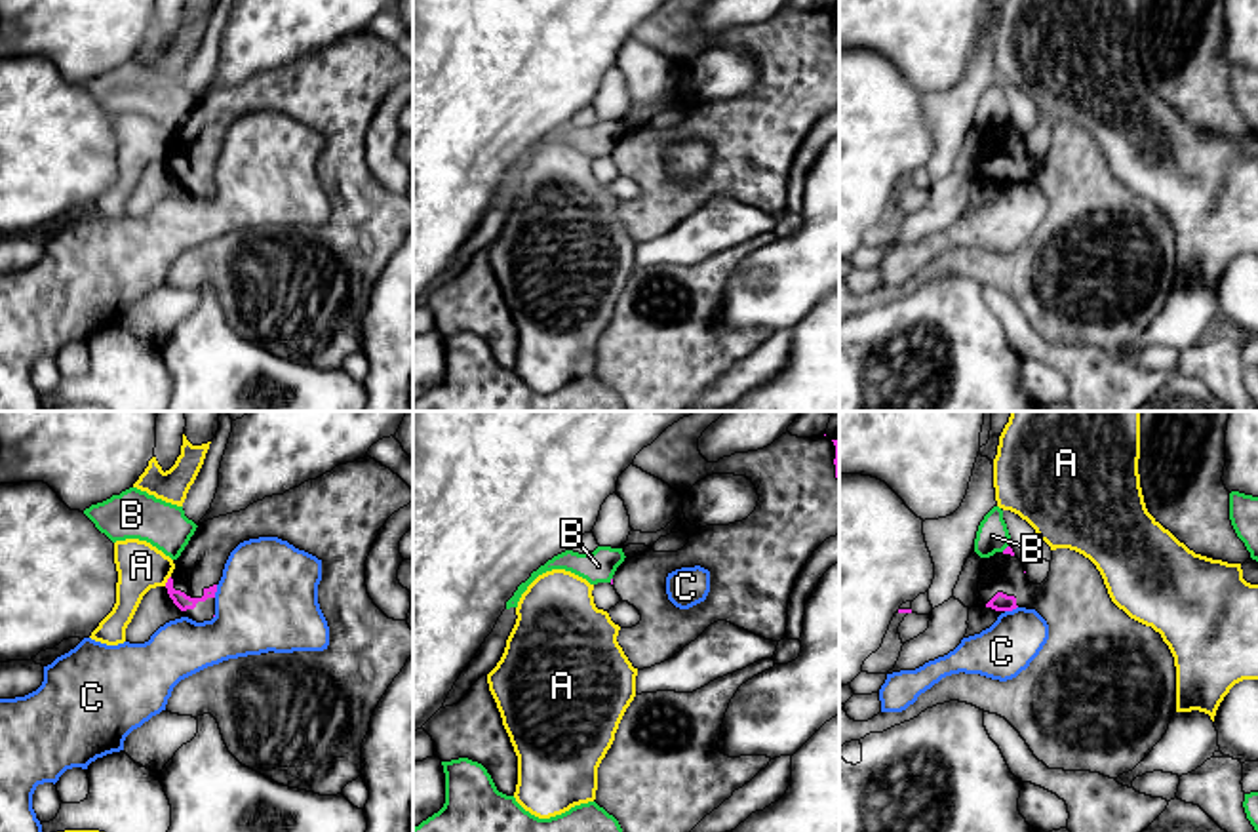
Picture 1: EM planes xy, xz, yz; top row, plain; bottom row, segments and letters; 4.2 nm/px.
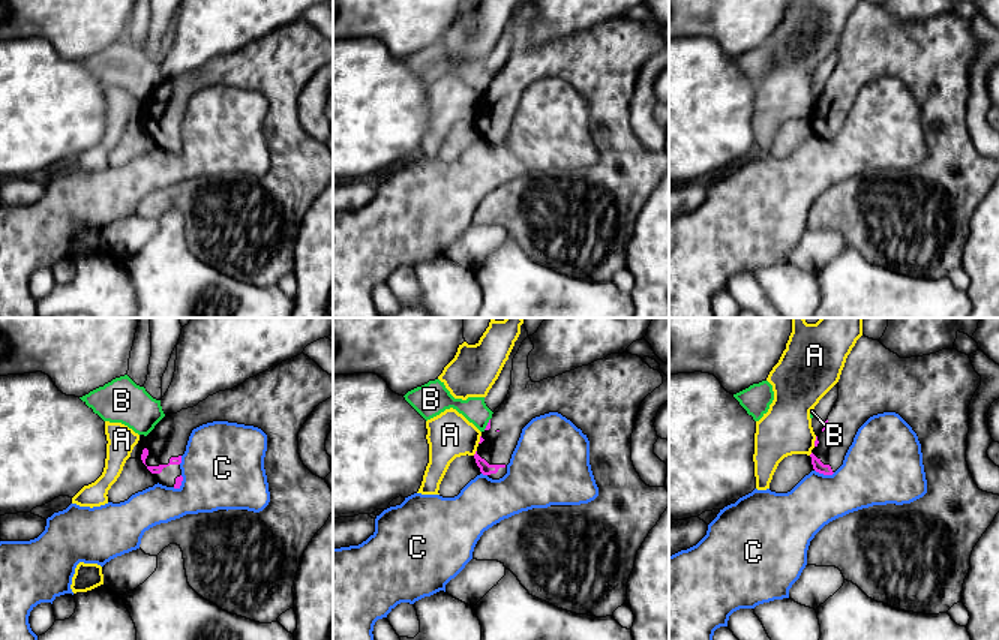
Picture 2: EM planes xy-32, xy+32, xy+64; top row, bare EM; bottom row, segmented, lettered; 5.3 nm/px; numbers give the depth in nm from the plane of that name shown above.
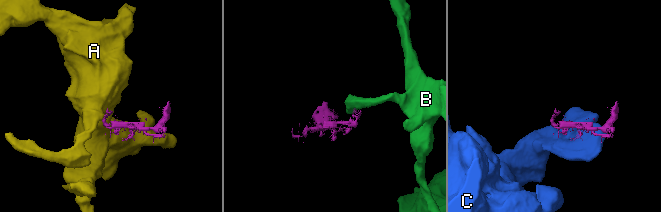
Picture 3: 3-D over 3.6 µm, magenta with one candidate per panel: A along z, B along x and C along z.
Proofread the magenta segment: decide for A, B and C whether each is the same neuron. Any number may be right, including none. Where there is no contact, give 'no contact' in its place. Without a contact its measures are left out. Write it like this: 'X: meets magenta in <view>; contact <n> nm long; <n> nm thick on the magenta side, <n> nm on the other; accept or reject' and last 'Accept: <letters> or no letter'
A: meets magenta in xy; contact 50 nm long; 70 nm thick on the magenta side, 200 nm on the other; reject
B: meets magenta in yz; contact 40 nm long; 30 nm thick on the magenta side, 140 nm on the other; reject
C: meets magenta in xy; contact 60 nm long; 70 nm thick on the magenta side, 440 nm on the other; reject
Accept: no letter

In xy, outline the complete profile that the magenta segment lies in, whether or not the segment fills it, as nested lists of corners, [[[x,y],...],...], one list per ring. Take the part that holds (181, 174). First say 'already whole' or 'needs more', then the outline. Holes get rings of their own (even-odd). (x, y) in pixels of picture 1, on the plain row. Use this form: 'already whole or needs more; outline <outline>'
needs more; outline [[[364,30],[284,69],[198,97],[166,156],[185,190],[196,196],[213,192],[217,158],[240,116],[278,110],[322,135],[318,177],[329,200],[329,219],[324,225],[247,228],[207,240],[173,261],[166,284],[192,291],[211,287],[228,326],[278,358],[320,369],[343,367],[348,356],[362,350],[362,316],[379,274],[413,228],[407,194],[388,192],[365,160],[365,133],[381,101],[409,76],[413,63],[390,42]]]

